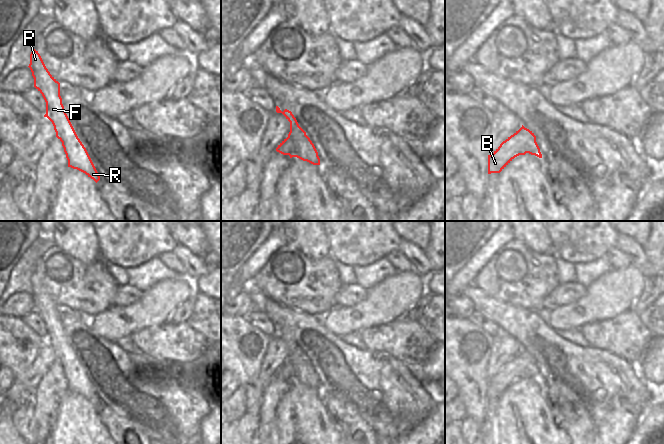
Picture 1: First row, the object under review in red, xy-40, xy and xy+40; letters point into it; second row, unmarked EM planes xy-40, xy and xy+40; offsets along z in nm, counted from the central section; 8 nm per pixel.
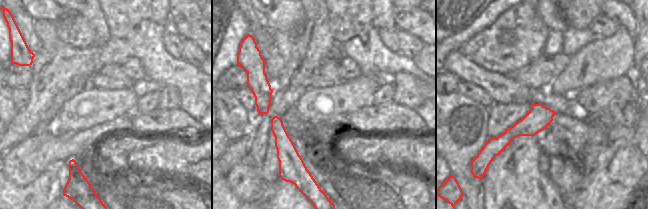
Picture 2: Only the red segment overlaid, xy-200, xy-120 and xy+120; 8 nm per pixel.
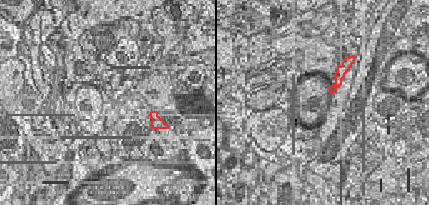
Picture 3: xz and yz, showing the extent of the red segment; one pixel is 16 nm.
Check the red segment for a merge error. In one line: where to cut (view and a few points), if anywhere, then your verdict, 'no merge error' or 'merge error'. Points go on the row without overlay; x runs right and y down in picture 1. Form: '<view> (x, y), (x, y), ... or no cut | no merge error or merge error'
xy (288, 360), (293, 364), (294, 380) | merge error

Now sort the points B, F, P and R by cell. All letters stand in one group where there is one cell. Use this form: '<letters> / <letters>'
B / F P R

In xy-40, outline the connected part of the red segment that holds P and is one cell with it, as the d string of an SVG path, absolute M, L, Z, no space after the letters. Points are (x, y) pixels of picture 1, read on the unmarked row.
M32 273L28 290L34 302L34 311L46 326L46 338L53 348L56 361L62 366L68 391L85 397L96 407L100 400L80 363L78 362L62 328L60 307L50 298L40 278Z

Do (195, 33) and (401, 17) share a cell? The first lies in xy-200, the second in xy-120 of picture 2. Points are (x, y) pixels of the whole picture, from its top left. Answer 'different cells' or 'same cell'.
same cell

